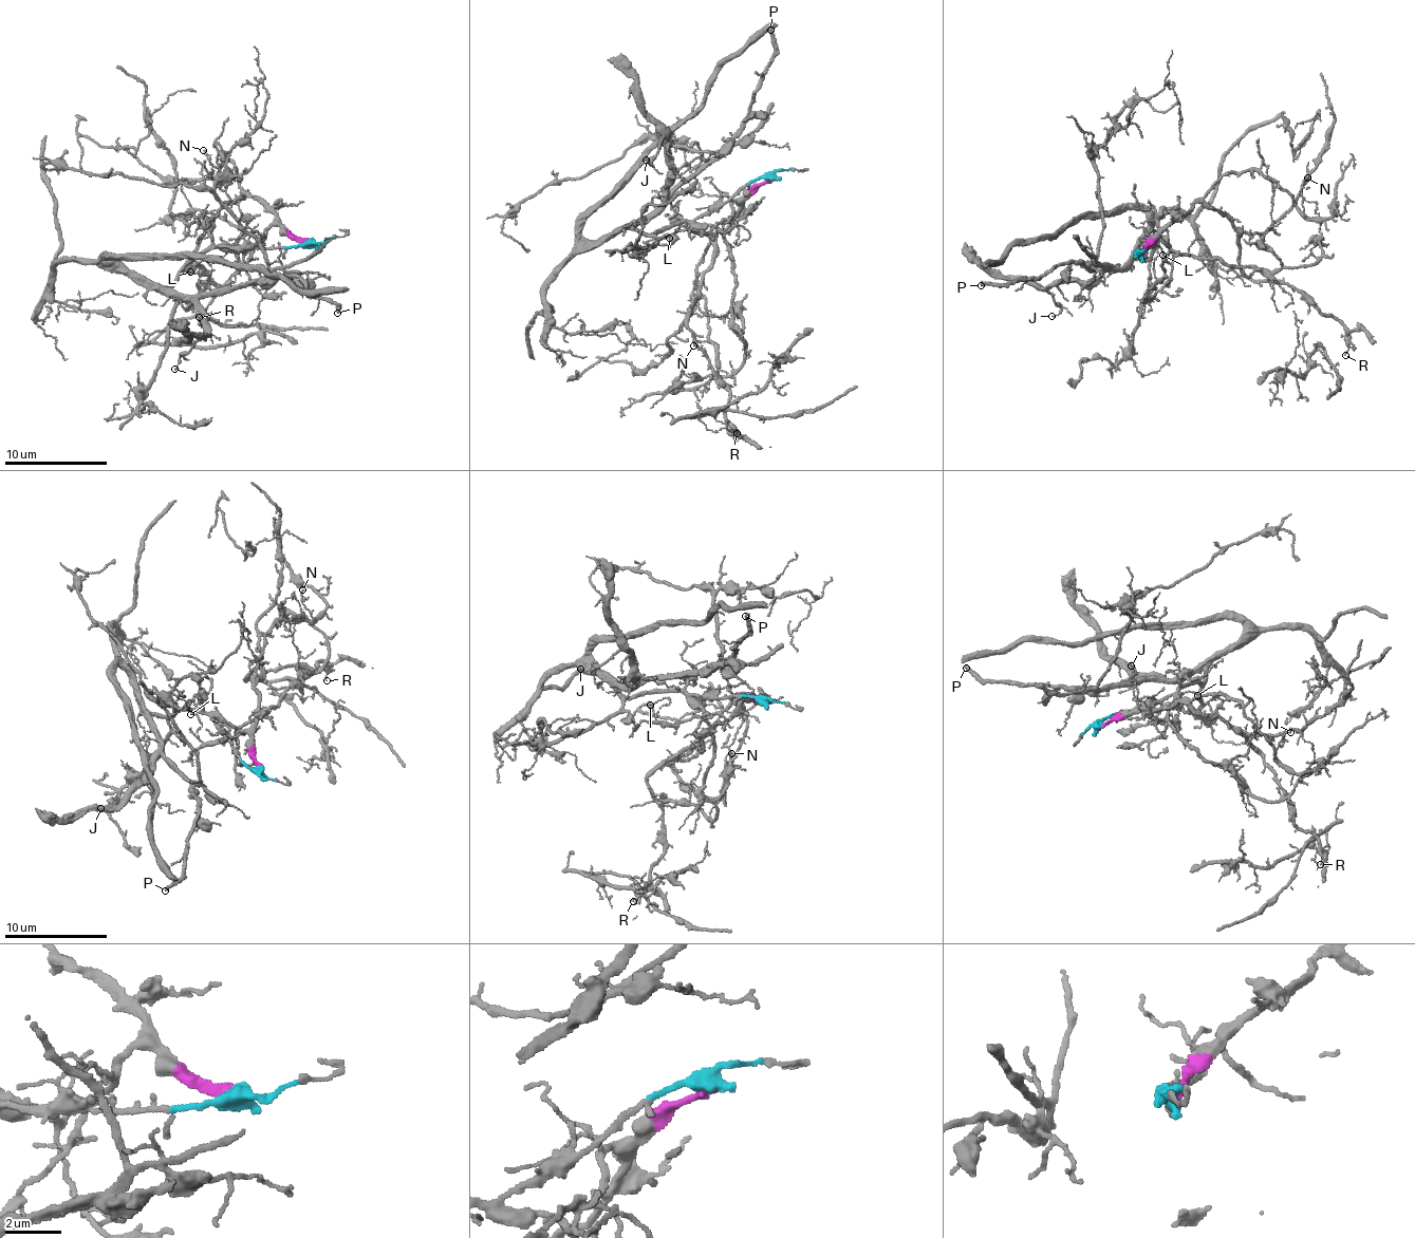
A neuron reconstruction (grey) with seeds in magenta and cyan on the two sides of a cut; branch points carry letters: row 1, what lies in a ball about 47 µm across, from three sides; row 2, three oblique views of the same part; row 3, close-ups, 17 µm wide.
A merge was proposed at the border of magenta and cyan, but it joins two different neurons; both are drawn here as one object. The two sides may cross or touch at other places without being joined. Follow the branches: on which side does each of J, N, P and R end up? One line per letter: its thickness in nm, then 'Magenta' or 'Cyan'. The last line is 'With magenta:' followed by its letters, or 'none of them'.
J: Thickness 100 nm. Cyan
N: Thickness 120 nm. Magenta
P: Thickness 280 nm. Cyan
R: Thickness 100 nm. Magenta
With magenta: N, R

